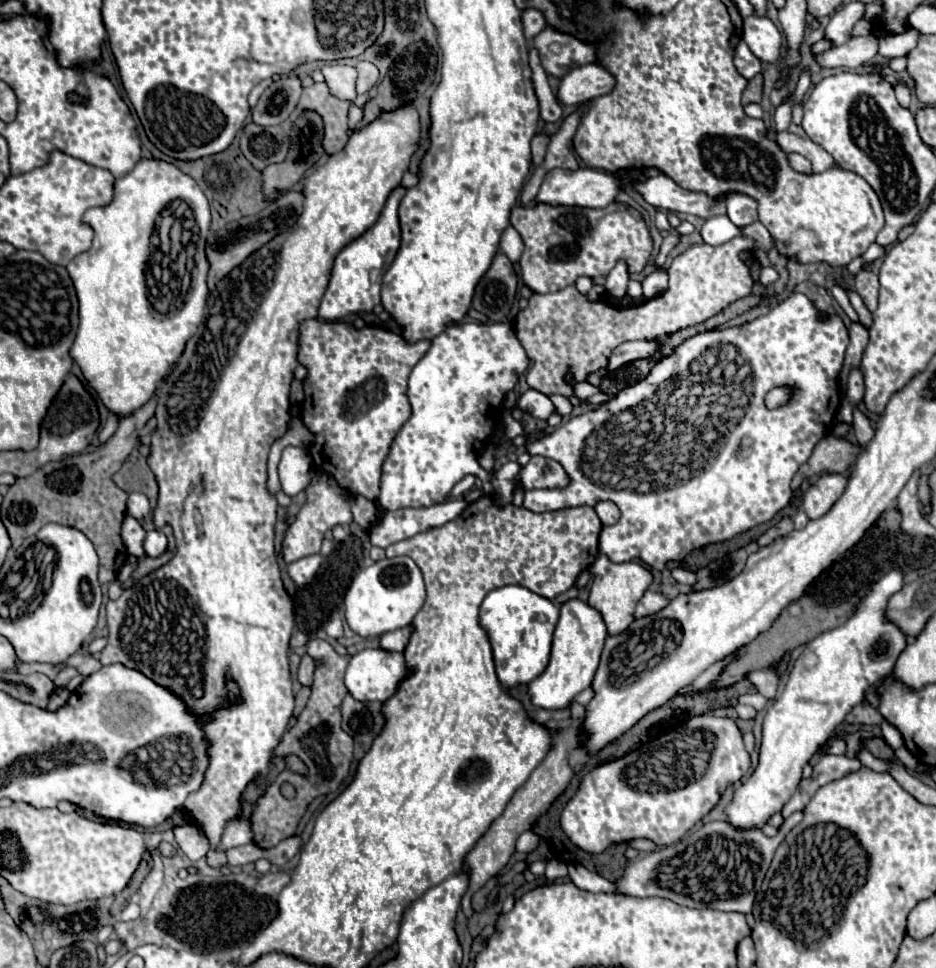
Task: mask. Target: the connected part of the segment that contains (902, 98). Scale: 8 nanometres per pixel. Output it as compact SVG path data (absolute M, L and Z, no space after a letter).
M899 80L899 82L895 84L895 94L897 94L899 104L907 108L907 106L909 106L909 102L911 102L911 88L909 88L903 80Z

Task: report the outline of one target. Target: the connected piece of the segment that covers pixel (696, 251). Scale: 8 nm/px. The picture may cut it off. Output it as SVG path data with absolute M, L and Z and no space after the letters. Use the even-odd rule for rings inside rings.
M761 222L745 226L741 236L735 236L721 246L693 244L671 262L667 270L671 272L669 288L639 306L615 308L605 300L589 300L575 284L553 294L533 294L527 308L521 310L515 320L515 334L533 360L533 366L527 372L527 384L547 396L561 394L571 398L571 382L585 382L589 374L605 368L611 352L619 344L629 340L659 340L719 314L731 302L751 294L753 280L739 254L757 248L765 252L773 248L773 238ZM567 374L573 376L571 382L567 380Z

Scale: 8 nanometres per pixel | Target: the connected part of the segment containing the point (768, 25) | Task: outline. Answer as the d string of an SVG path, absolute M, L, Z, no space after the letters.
M749 16L743 22L743 40L761 62L777 62L781 52L781 32L769 18Z

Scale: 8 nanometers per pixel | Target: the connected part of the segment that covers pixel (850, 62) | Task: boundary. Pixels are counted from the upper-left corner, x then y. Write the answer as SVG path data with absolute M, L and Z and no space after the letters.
M869 34L869 36L861 36L861 38L851 38L849 42L819 54L815 60L827 68L843 66L843 68L855 70L855 68L871 62L875 56L877 56L877 38Z

